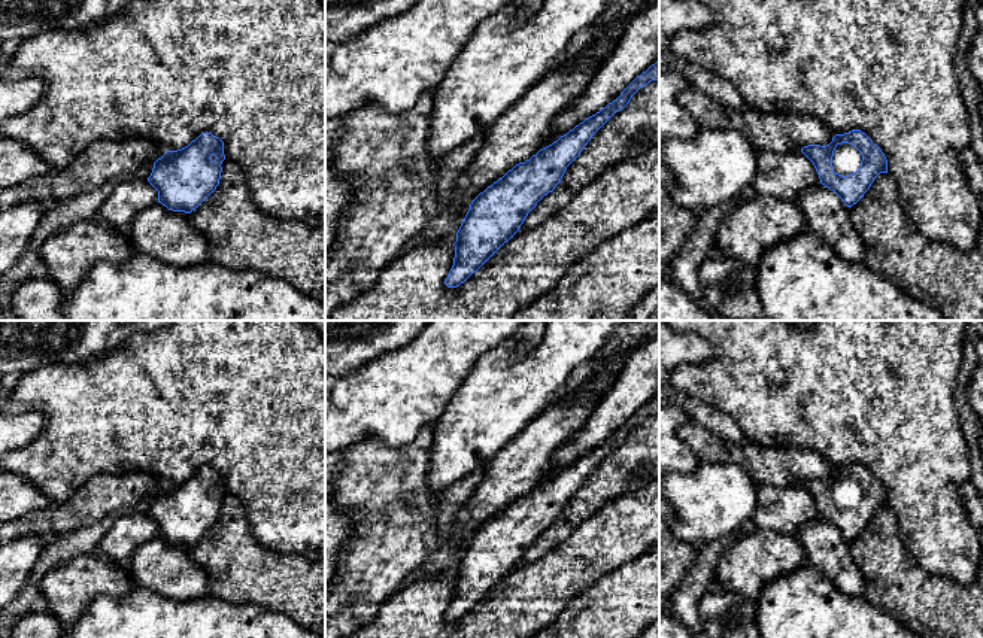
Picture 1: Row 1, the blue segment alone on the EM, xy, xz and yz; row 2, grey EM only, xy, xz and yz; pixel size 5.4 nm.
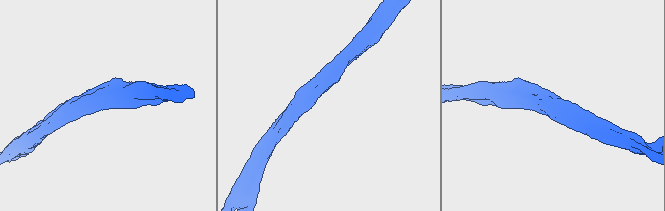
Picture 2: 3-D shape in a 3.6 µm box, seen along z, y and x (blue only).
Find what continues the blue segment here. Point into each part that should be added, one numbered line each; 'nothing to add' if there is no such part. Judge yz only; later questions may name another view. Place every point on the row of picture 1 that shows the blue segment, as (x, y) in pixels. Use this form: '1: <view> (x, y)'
1: yz (846, 160)

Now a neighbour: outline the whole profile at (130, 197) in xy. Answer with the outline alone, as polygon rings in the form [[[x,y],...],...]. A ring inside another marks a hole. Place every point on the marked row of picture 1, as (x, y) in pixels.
[[[128,176],[106,198],[95,216],[106,225],[127,233],[133,219],[158,203],[158,191],[148,182]]]

